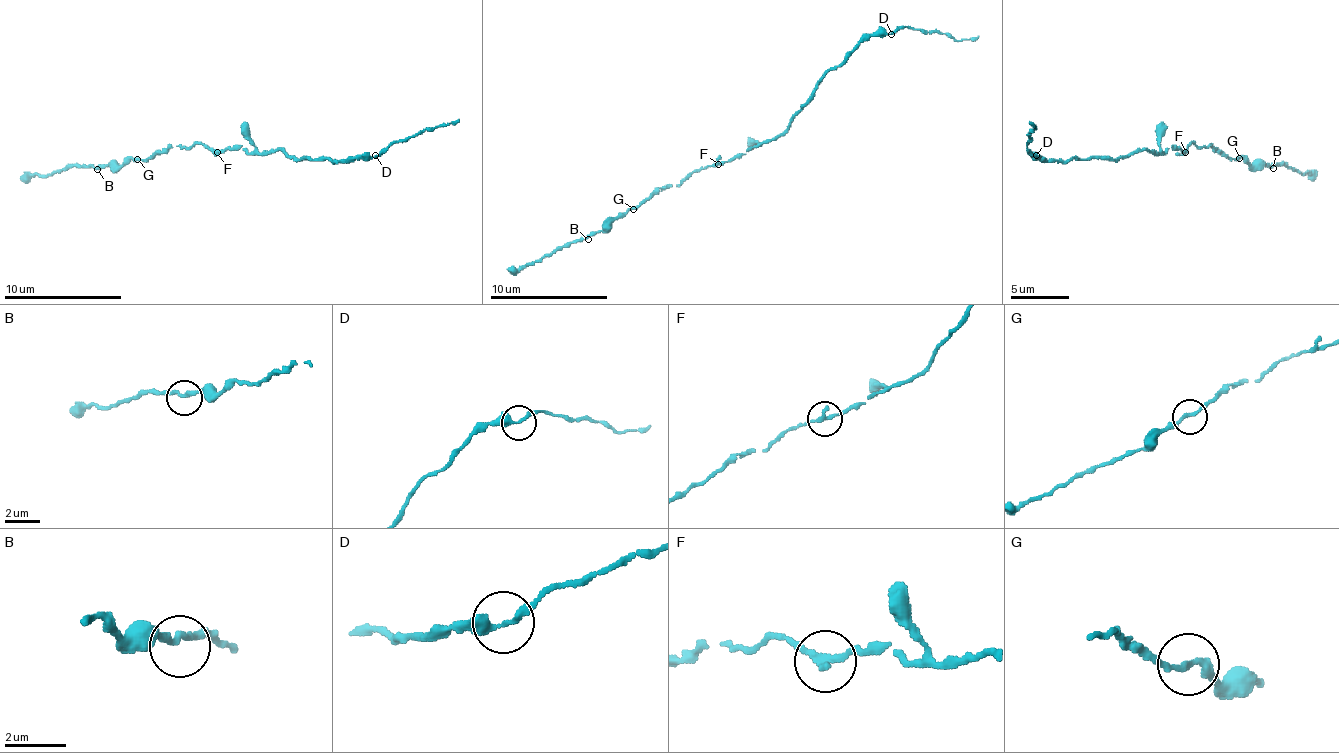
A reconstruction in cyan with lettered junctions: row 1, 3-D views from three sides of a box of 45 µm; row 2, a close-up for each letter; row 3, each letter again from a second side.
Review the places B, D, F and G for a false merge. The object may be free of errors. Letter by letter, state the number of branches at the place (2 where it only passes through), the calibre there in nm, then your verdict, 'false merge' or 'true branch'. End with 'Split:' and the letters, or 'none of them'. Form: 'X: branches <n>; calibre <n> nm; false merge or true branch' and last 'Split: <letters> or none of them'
B: branches 2; calibre 200 nm; true branch
D: branches 2; calibre 280 nm; true branch
F: branches 2; calibre 240 nm; true branch
G: branches 2; calibre 180 nm; true branch
Split: none of them

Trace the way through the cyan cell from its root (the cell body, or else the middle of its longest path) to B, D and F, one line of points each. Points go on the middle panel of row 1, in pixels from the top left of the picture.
B: (751, 147), (719, 165), (707, 165), (693, 171), (678, 185), (657, 188), (588, 239)
D: (751, 147), (771, 142), (789, 124), (789, 118), (809, 98), (812, 89), (865, 39), (891, 33)
F: (751, 147), (719, 165)

